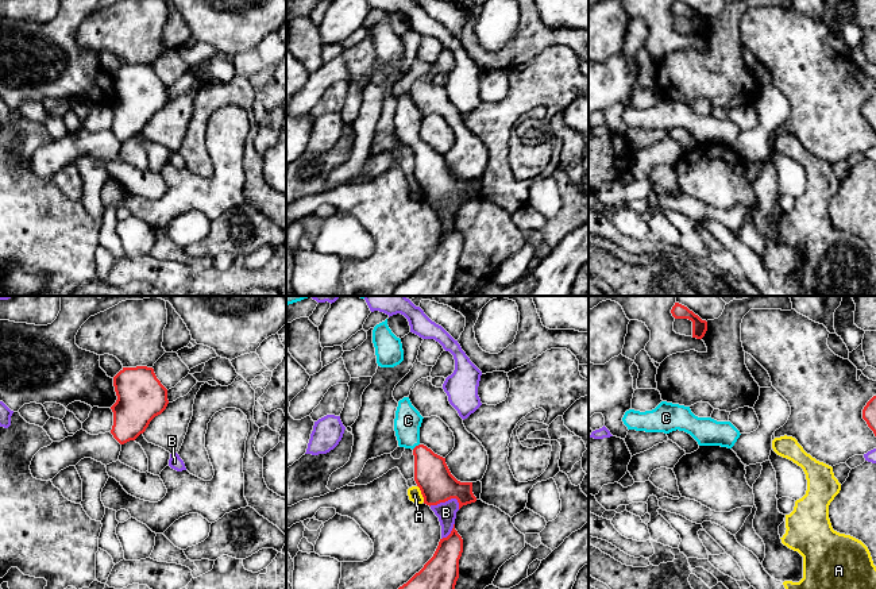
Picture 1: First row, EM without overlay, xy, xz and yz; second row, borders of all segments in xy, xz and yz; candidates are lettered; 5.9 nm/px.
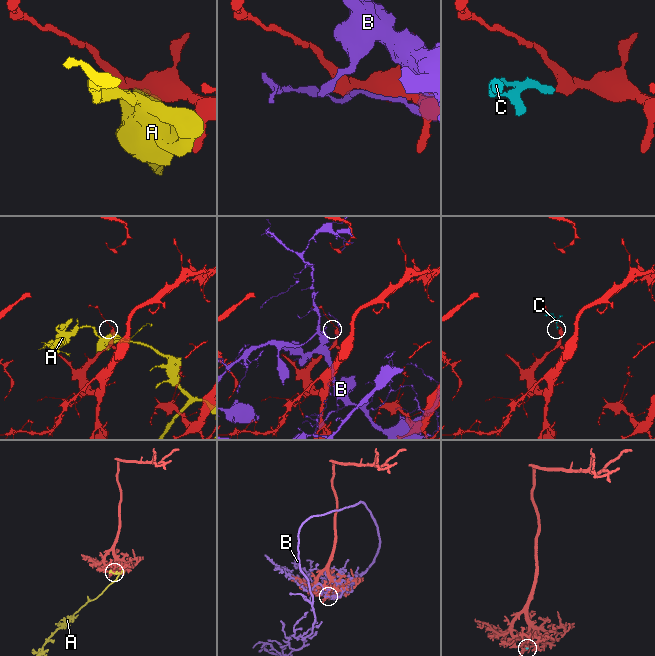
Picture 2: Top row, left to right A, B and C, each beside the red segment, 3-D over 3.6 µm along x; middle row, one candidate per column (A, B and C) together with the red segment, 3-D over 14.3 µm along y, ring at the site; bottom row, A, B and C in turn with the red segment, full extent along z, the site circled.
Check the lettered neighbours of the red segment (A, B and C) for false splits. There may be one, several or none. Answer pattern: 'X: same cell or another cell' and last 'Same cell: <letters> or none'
A: another cell
B: another cell
C: same cell
Same cell: C

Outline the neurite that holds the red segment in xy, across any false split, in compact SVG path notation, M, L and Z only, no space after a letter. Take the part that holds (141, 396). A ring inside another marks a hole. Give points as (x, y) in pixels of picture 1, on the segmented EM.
M147 366L123 367L113 377L117 396L111 407L113 426L111 434L124 444L146 431L150 421L161 415L167 404L167 389Z

